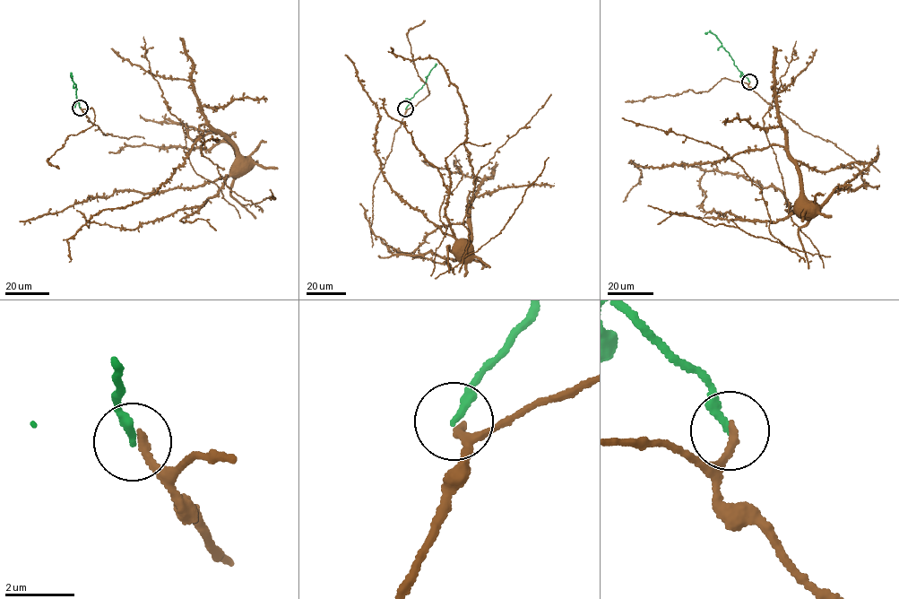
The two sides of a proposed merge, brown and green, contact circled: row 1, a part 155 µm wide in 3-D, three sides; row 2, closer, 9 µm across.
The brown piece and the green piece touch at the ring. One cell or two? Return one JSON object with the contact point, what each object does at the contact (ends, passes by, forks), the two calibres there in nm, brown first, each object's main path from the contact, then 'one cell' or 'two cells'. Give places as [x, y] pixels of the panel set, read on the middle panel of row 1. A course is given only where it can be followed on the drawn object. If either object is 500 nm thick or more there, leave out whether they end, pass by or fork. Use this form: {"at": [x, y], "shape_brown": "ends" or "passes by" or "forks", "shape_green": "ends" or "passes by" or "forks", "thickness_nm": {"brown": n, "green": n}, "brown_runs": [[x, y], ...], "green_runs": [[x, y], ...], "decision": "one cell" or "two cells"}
{"at": [405, 108], "shape_brown": "ends", "shape_green": "ends", "thickness_nm": {"brown": 220, "green": 220}, "brown_runs": [[406, 109], [374, 184], [370, 229], [393, 254], [434, 252], [457, 259], [459, 240]], "green_runs": [[405, 108], [436, 64]], "decision": "one cell"}

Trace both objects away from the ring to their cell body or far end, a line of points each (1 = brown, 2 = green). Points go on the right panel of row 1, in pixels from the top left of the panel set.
1: (749, 82), (804, 131), (851, 156), (864, 173), (867, 185), (838, 187), (819, 206), (798, 208)
2: (749, 82), (715, 35), (704, 33)

